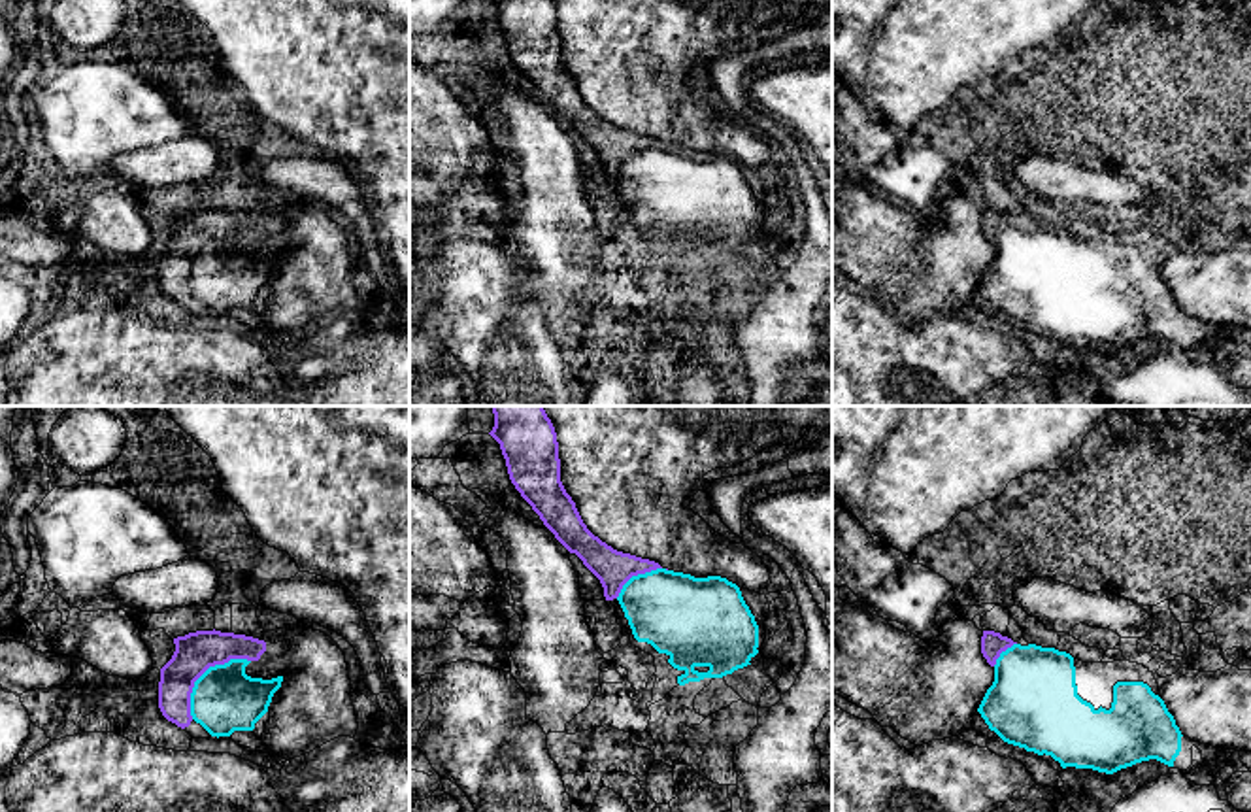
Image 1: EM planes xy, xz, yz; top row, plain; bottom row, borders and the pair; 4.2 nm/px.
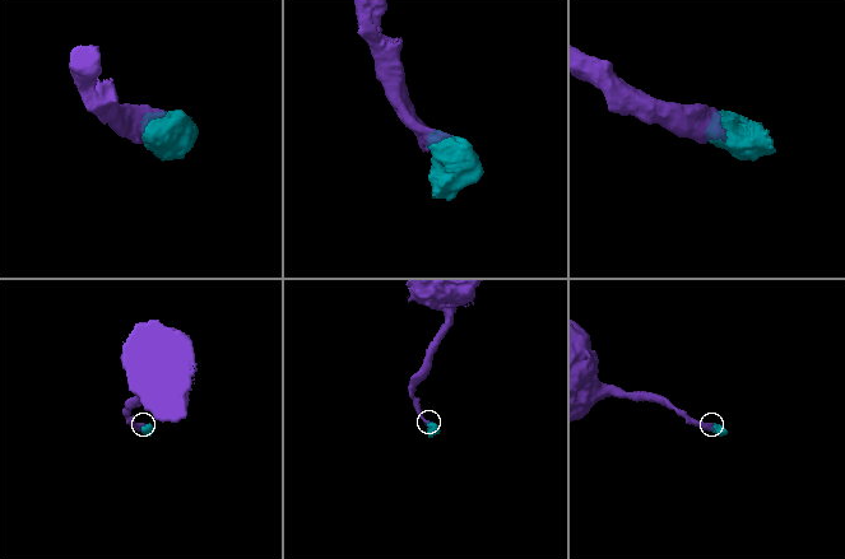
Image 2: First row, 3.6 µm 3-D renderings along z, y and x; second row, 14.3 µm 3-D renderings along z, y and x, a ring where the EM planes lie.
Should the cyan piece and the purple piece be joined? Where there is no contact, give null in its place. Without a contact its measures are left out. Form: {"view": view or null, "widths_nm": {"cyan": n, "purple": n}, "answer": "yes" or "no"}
{"view": "xy", "widths_nm": {"cyan": 280, "purple": 170}, "answer": "yes"}

